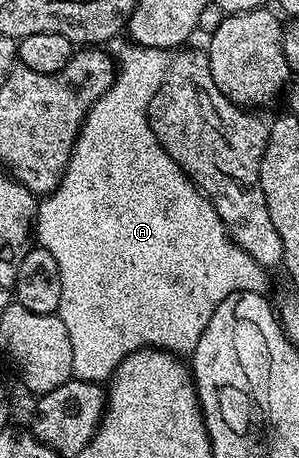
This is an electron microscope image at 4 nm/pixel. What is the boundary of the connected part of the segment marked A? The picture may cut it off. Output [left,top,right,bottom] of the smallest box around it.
[34,41,268,384]

